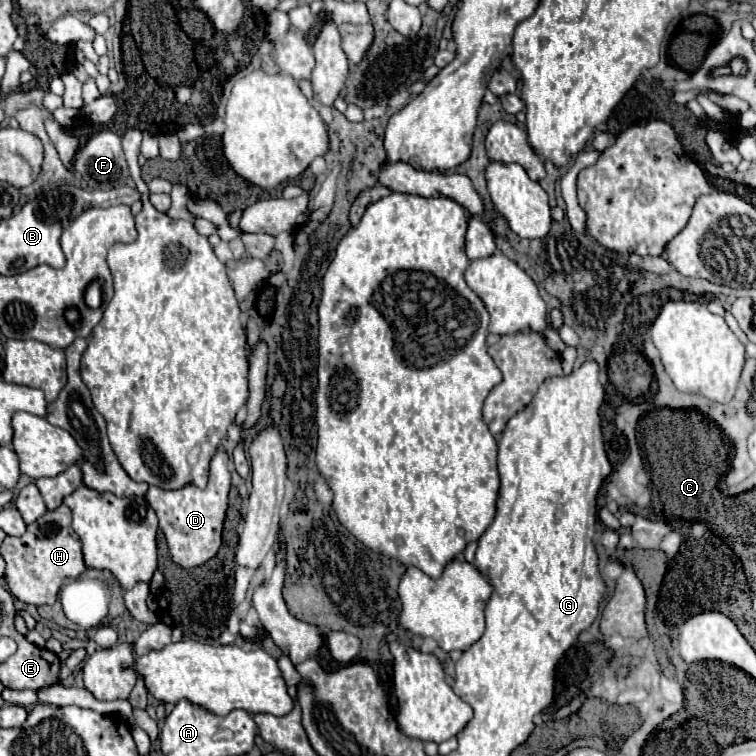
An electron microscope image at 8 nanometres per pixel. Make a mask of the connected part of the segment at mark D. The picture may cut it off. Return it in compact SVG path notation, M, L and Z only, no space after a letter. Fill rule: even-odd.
M217 449L217 453L211 459L209 481L205 489L199 489L195 485L185 485L183 489L165 491L165 489L151 485L145 495L149 505L159 517L159 527L167 537L167 545L169 545L173 561L185 569L203 565L221 547L221 531L223 531L223 519L227 511L227 495L231 489L231 471L227 467L227 461L229 461L227 453L223 449Z

